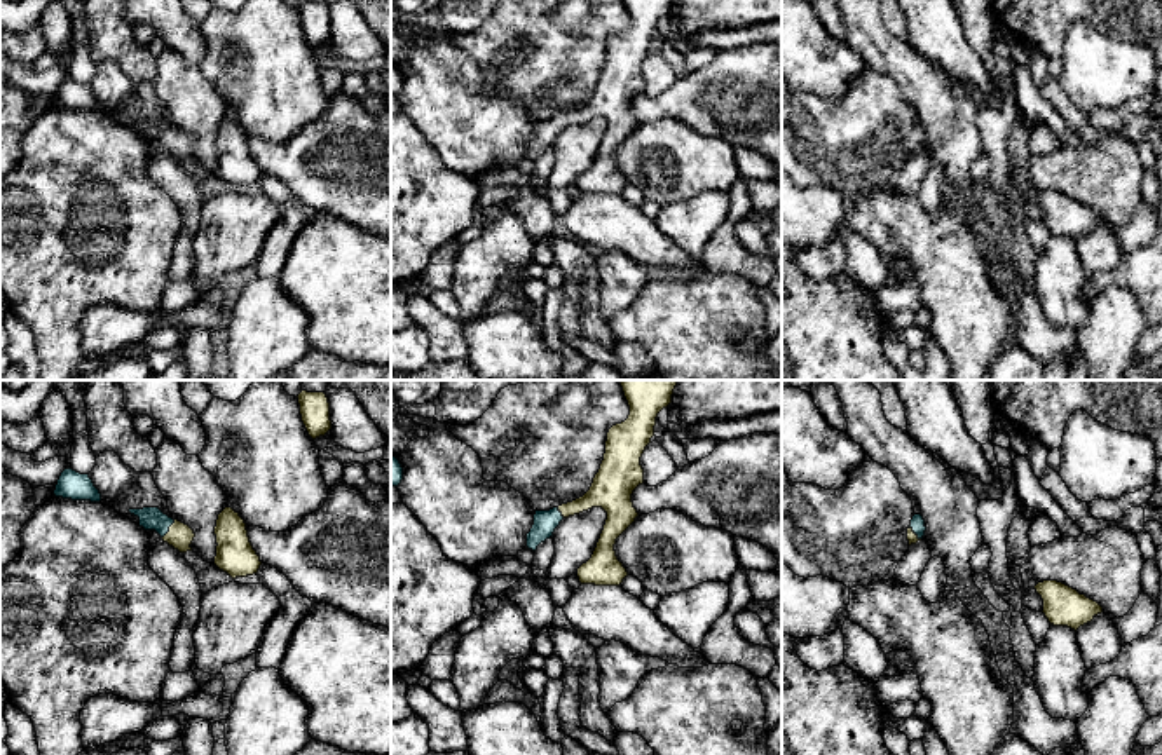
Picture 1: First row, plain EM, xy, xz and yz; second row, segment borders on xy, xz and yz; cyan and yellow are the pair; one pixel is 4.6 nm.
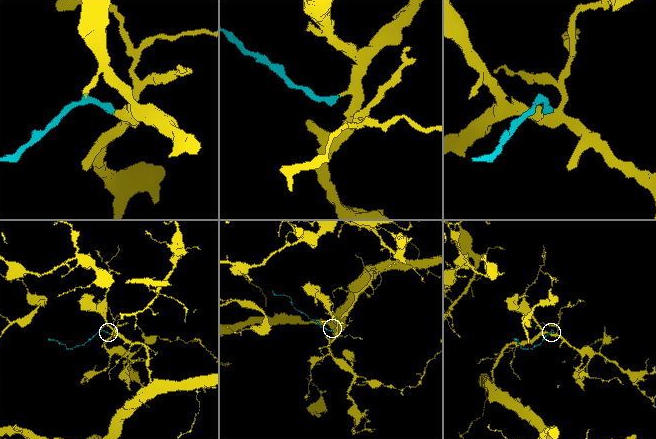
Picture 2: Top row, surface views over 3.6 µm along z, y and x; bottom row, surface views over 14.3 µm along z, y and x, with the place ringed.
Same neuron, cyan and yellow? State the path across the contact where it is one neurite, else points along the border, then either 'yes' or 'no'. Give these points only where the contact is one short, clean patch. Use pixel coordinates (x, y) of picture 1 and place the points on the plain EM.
runs through xy (150, 128), (168, 138), (180, 145); yes

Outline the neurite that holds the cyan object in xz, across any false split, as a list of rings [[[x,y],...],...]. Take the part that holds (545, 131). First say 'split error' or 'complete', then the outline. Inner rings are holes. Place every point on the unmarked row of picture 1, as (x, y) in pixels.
split error; [[[673,0],[623,2],[630,24],[609,38],[604,70],[590,99],[572,112],[550,120],[536,120],[534,134],[527,143],[527,157],[536,160],[541,152],[553,146],[564,127],[602,117],[607,129],[591,167],[578,178],[581,194],[619,195],[628,185],[616,166],[614,153],[639,126],[632,103],[644,92],[640,66],[654,45],[658,23],[672,12],[673,3]]]

